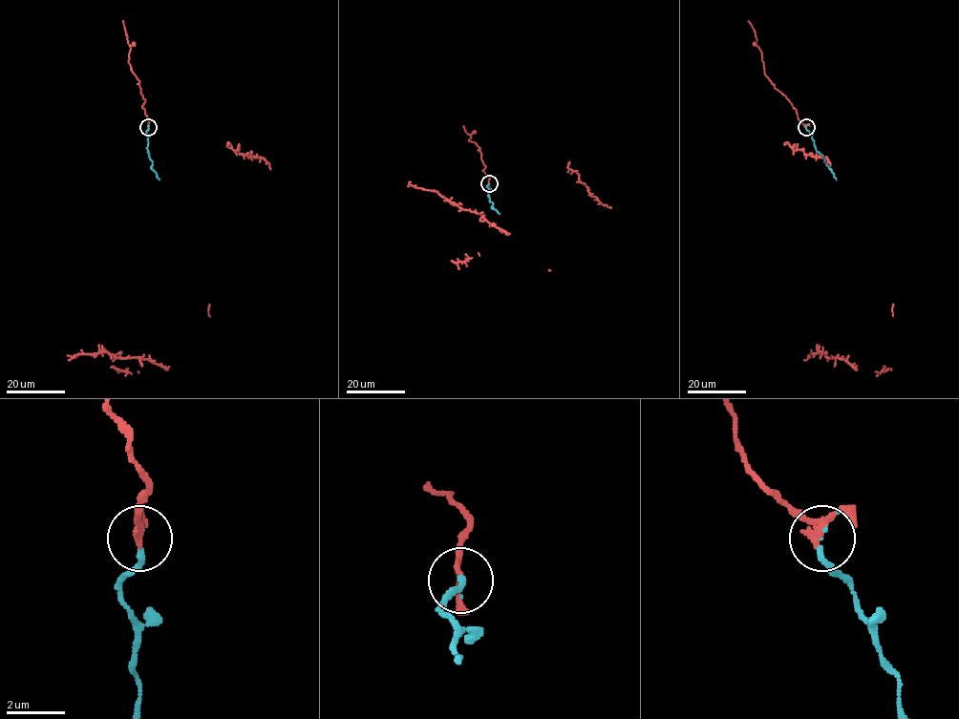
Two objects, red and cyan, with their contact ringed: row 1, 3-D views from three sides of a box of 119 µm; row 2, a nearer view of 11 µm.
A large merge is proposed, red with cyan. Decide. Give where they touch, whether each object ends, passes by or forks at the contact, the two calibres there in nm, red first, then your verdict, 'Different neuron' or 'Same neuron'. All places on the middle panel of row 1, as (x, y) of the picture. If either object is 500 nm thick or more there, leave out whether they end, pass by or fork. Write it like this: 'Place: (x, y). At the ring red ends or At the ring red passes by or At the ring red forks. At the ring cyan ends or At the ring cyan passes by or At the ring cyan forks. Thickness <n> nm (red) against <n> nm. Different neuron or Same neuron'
Place: (489, 183). At the ring red passes by. At the ring cyan ends. Thickness 200 nm (red) against 170 nm. Same neuron

